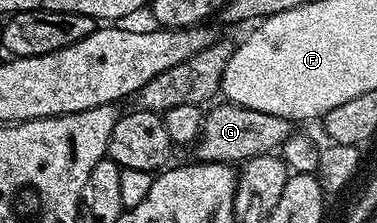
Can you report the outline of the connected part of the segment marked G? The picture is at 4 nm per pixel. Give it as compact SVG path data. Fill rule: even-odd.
M213 104L207 110L204 125L200 128L200 138L194 146L197 162L243 163L251 157L266 157L275 154L283 146L285 139L294 132L293 122L286 117L254 111L241 105L223 104Z

